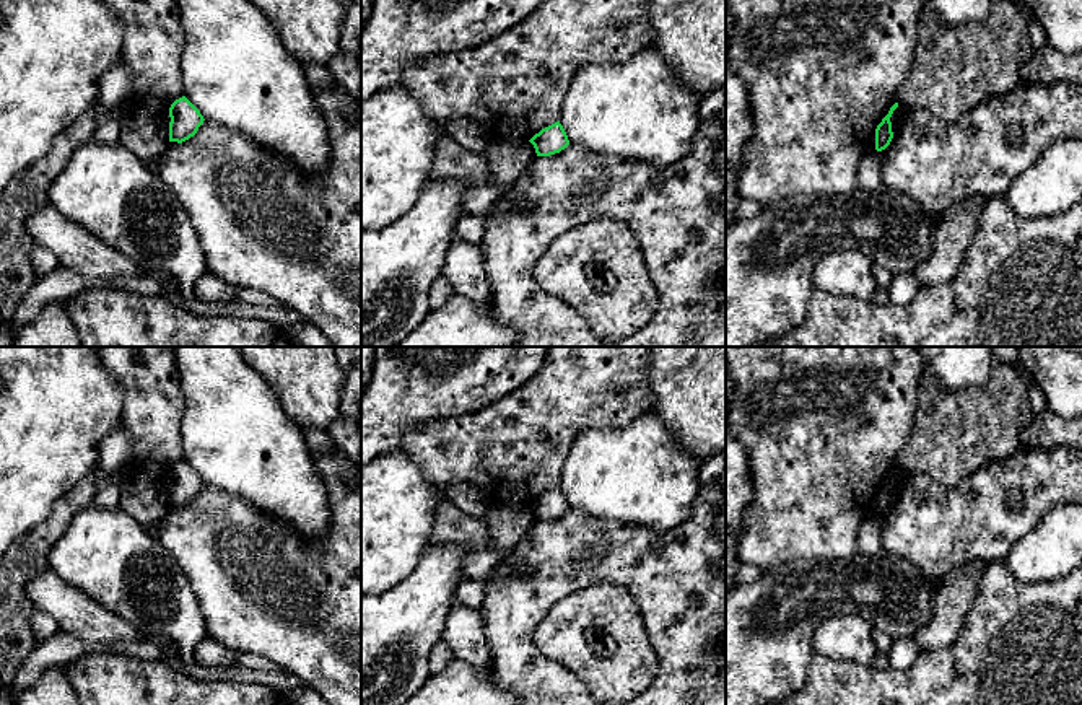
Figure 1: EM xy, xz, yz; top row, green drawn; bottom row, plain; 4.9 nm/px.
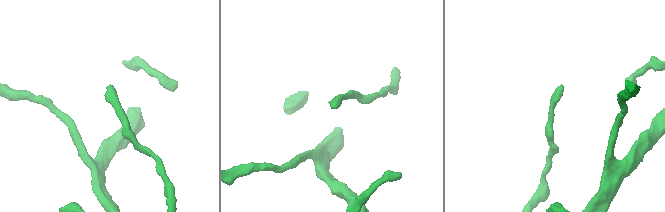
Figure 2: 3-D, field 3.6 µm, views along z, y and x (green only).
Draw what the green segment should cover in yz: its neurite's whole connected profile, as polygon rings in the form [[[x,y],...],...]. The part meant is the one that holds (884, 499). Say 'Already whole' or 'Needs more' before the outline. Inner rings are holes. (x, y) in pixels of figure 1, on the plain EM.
Already whole. [[[895,467],[890,472],[888,479],[882,484],[882,487],[875,493],[875,515],[877,516],[885,515],[893,503],[890,482],[897,472],[898,472],[898,467]]]

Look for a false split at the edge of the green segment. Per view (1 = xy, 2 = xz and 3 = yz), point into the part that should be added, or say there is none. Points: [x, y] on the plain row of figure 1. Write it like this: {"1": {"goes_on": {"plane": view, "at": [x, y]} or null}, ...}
{"1": {"goes_on": null}, "2": {"goes_on": null}, "3": {"goes_on": null}}

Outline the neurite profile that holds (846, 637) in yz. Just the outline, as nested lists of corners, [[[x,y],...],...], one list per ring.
[[[831,615],[817,627],[812,637],[812,651],[835,661],[870,664],[877,655],[874,630],[857,615]]]

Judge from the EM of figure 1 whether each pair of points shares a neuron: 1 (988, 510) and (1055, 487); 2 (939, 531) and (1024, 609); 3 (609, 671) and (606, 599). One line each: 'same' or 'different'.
1: same
2: different
3: same

